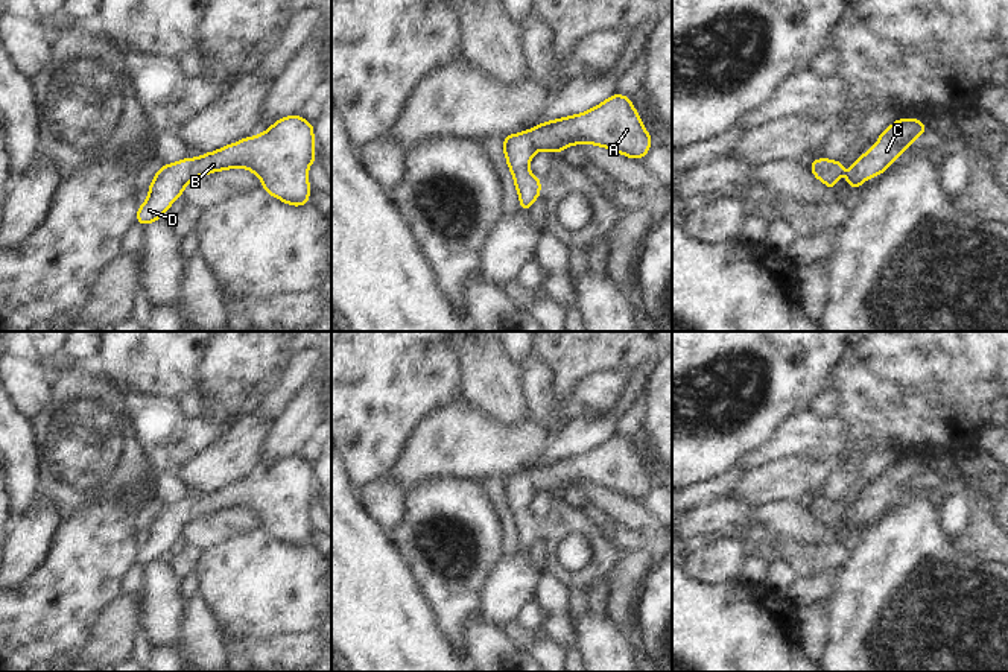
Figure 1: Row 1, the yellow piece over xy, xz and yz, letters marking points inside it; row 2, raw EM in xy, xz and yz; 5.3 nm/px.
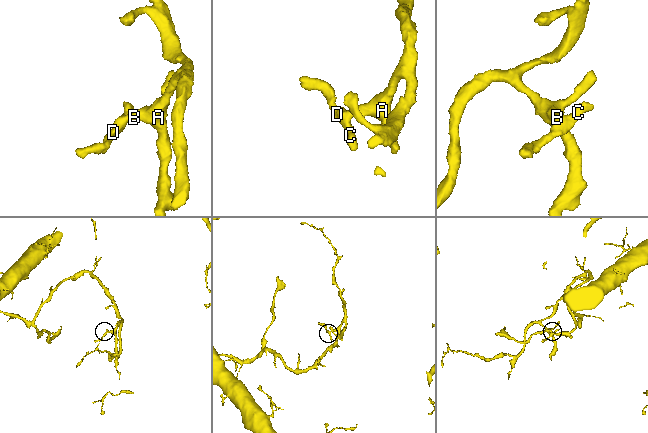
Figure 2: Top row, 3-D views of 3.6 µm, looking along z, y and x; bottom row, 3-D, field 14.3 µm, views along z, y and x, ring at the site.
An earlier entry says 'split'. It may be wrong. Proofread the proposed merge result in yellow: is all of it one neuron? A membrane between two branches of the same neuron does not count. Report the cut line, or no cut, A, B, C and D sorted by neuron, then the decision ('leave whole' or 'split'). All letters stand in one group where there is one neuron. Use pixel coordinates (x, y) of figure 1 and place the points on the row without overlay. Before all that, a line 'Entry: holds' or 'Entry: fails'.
Entry: fails
no cut | A B C D | leave whole

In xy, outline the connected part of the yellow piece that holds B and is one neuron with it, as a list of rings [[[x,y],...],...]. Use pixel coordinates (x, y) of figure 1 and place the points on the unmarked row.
[[[300,455],[277,461],[258,477],[246,477],[195,500],[164,505],[149,526],[146,543],[137,549],[137,563],[157,563],[182,535],[189,521],[217,511],[242,508],[262,520],[263,529],[280,541],[300,547],[312,531],[307,509],[315,503],[313,467]]]

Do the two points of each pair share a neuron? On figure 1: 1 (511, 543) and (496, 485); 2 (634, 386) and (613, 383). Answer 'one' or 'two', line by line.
1: one
2: two

